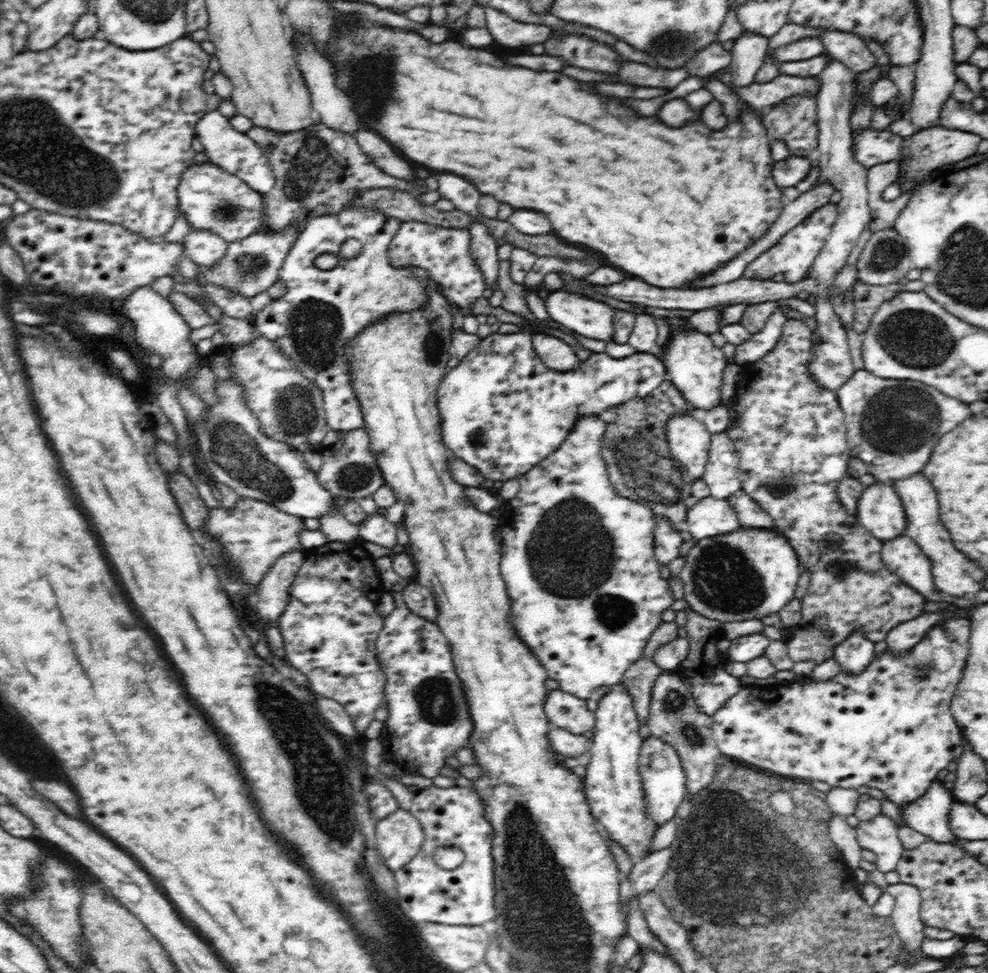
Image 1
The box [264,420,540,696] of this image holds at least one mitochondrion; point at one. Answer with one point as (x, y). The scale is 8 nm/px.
(354, 476)

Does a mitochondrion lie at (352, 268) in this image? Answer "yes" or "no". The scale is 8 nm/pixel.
no

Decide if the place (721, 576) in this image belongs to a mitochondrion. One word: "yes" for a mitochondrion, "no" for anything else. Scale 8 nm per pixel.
yes

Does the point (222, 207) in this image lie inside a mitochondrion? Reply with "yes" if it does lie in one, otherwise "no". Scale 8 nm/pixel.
yes

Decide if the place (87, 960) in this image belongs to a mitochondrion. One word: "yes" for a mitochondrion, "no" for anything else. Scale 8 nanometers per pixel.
no

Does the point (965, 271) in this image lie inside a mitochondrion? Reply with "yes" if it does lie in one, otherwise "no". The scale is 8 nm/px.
yes

